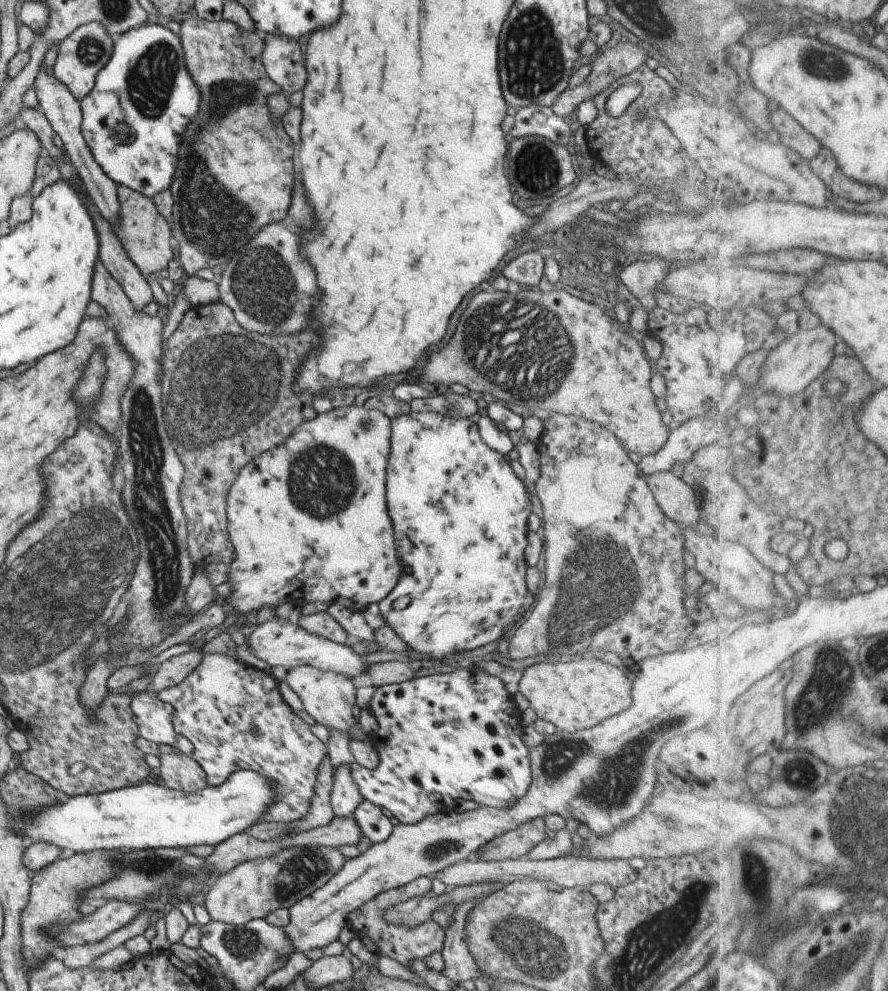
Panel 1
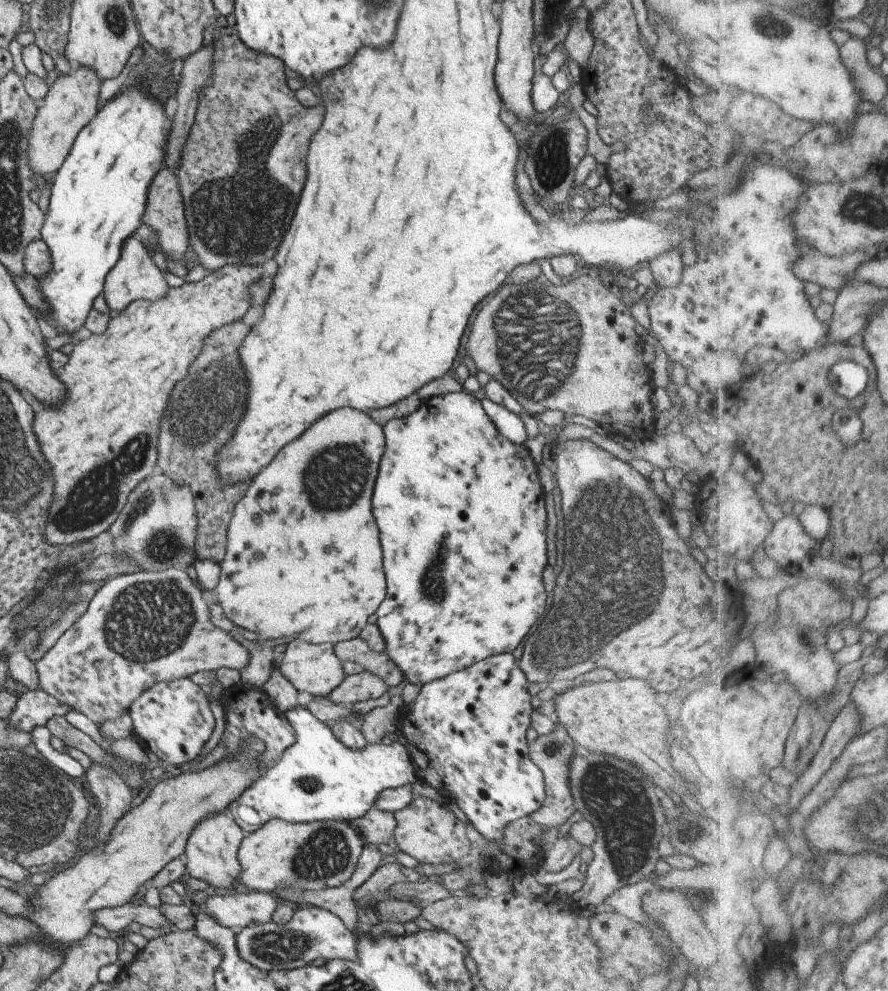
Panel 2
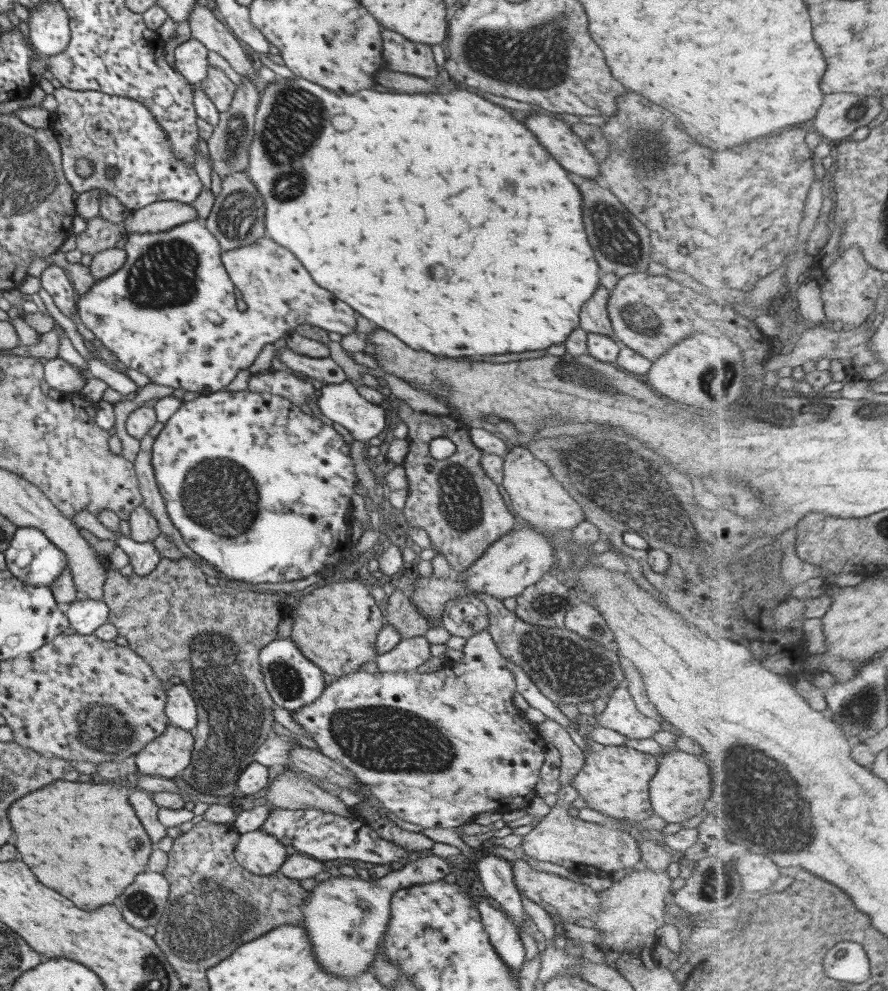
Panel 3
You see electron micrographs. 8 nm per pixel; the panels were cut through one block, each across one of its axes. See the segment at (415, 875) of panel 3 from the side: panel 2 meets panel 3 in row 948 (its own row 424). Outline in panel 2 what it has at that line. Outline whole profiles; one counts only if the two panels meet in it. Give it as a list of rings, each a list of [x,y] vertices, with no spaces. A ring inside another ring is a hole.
[[[341,408],[325,414],[315,424],[307,428],[305,434],[283,446],[279,454],[259,471],[249,482],[245,496],[239,499],[235,505],[233,514],[225,530],[224,557],[220,559],[220,575],[215,586],[217,603],[221,607],[227,619],[245,630],[255,632],[258,640],[279,640],[279,638],[299,639],[312,645],[320,645],[346,641],[355,638],[365,626],[367,616],[373,614],[379,603],[386,595],[385,573],[381,564],[382,552],[379,548],[377,528],[373,516],[371,516],[371,490],[378,473],[378,464],[384,451],[384,436],[382,427],[376,422],[371,422],[369,416],[351,410]]]

